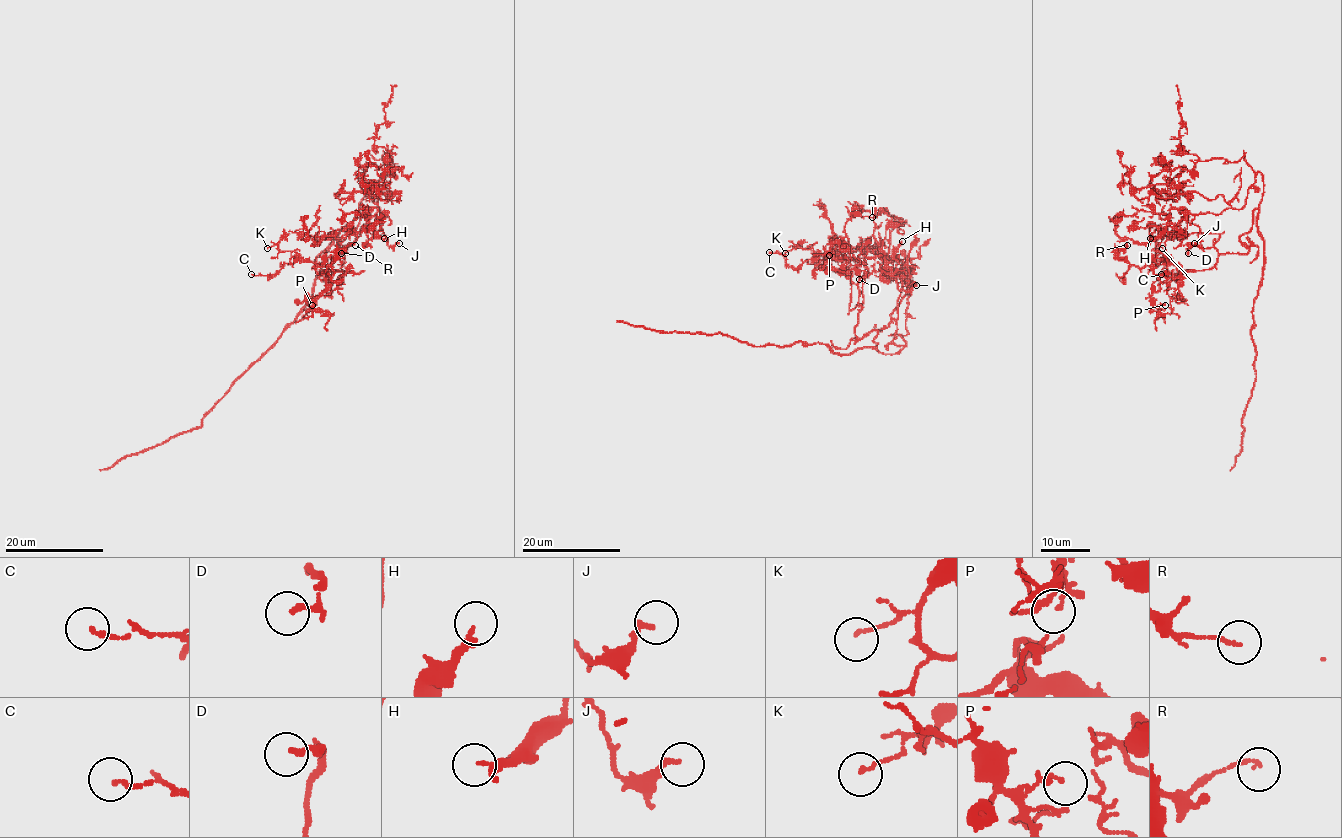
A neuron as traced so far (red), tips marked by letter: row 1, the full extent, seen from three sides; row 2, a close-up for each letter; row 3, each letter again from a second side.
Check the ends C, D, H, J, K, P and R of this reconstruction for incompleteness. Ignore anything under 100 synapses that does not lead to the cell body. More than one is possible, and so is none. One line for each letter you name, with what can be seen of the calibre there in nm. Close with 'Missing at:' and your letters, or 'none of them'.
Missing at: none of them

